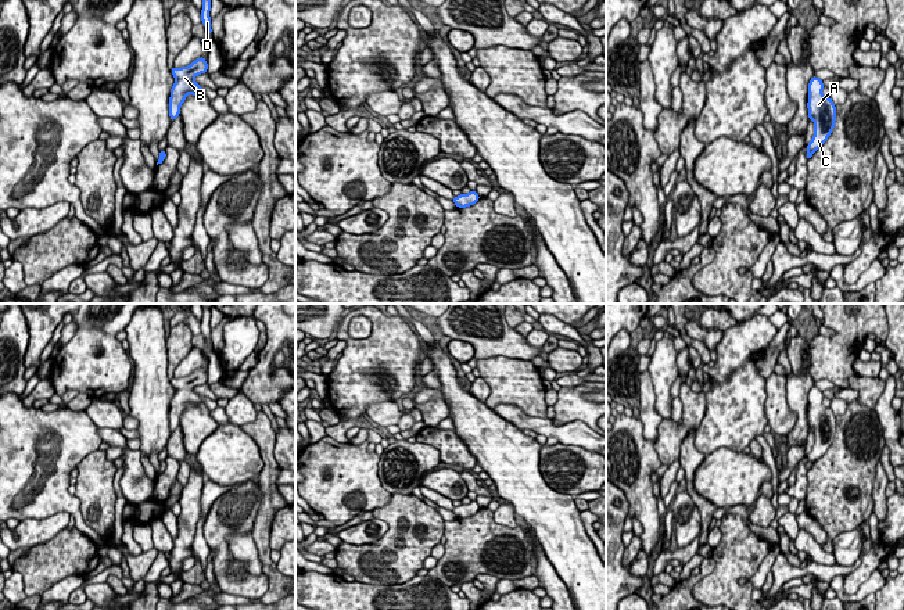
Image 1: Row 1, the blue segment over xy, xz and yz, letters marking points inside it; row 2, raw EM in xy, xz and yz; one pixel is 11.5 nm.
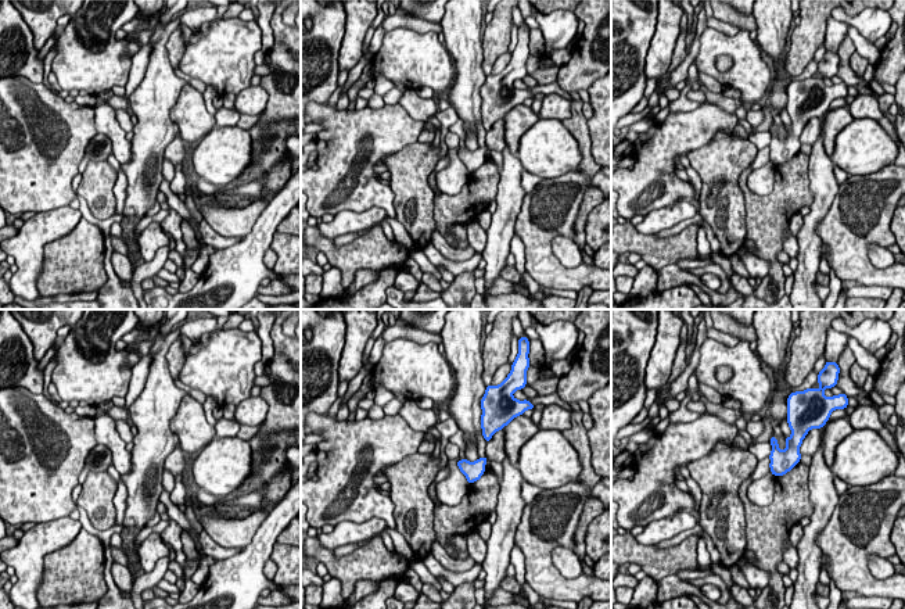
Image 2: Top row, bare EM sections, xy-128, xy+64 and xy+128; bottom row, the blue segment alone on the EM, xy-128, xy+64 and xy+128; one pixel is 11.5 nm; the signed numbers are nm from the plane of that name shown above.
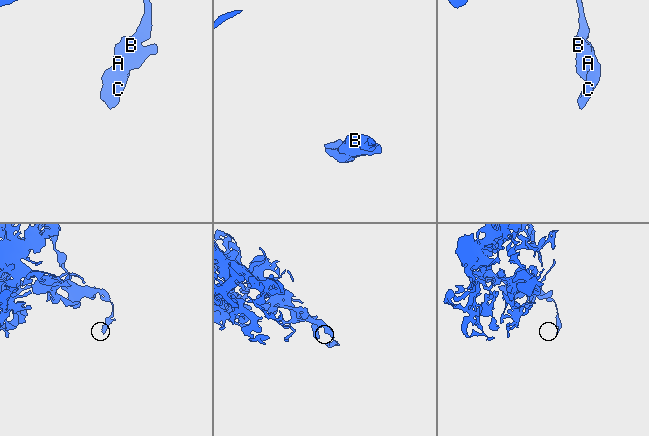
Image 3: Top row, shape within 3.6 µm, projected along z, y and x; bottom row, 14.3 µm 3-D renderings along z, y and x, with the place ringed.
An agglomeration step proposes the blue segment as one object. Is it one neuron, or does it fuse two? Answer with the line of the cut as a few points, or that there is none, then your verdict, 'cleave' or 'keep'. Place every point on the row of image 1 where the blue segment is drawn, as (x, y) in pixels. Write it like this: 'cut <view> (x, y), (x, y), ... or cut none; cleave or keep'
cut none; keep

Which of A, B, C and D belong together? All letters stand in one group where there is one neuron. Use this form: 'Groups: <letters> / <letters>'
Groups: A B C D

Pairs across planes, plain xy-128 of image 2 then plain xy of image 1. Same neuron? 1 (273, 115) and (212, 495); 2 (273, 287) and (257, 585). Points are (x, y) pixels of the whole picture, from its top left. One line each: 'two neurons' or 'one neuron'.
1: two neurons
2: one neuron

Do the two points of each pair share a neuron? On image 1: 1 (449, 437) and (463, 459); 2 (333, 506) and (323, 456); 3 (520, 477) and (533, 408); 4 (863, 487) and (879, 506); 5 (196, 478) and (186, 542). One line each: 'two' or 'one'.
1: one
2: one
3: two
4: two
5: one

